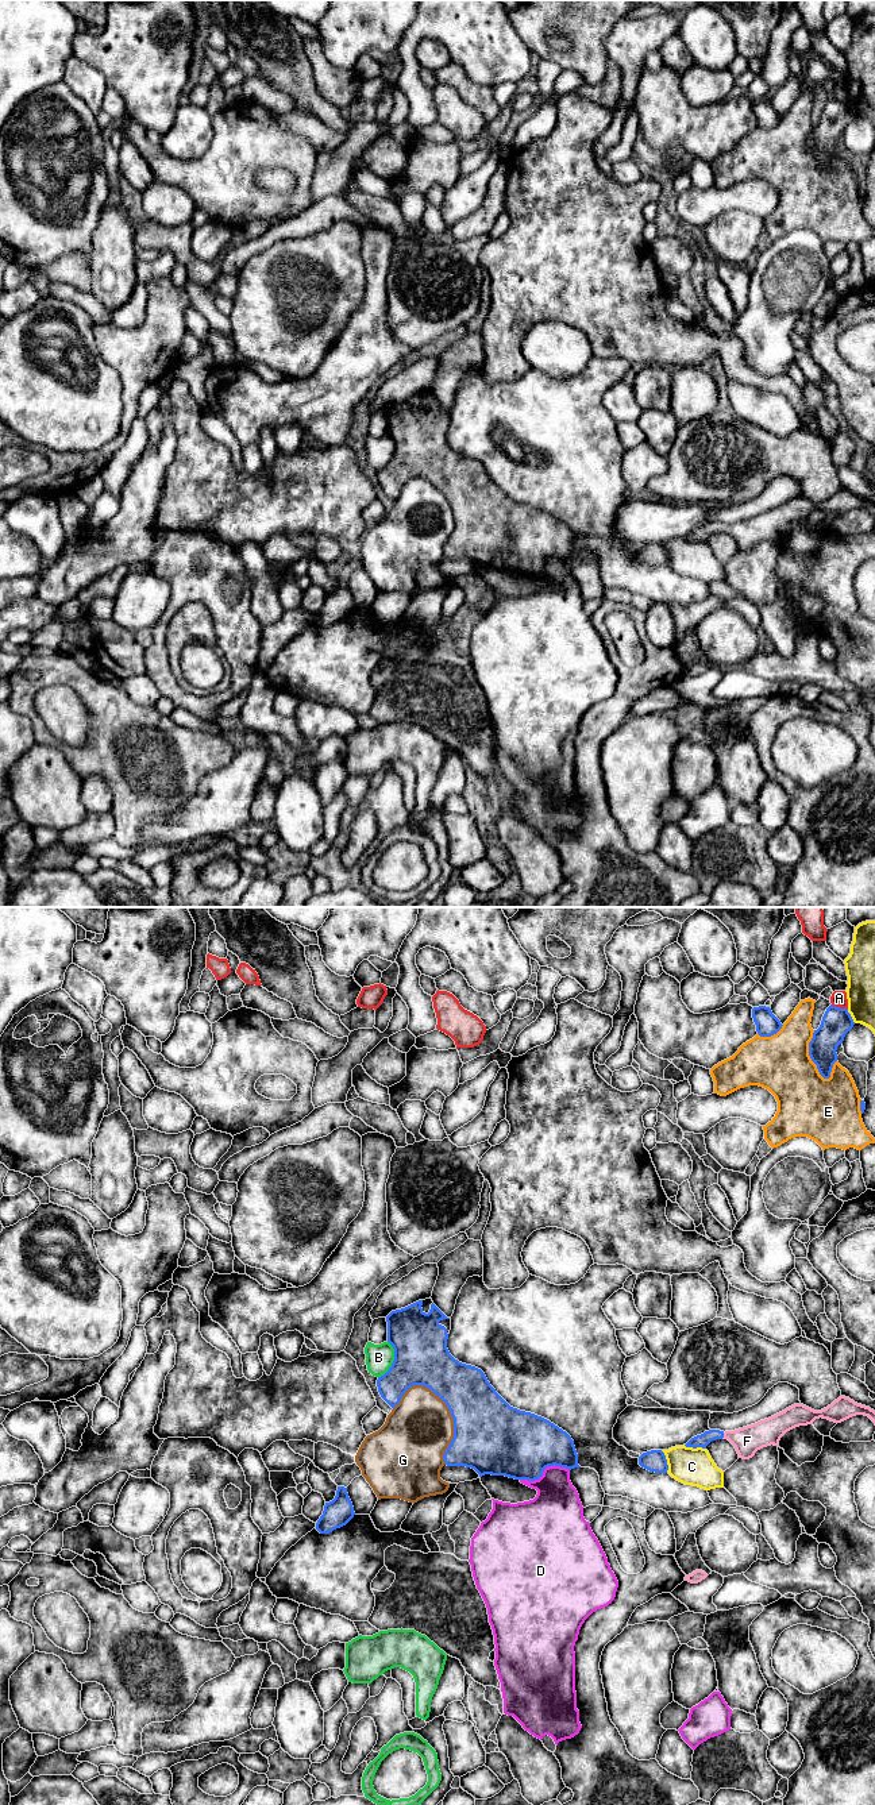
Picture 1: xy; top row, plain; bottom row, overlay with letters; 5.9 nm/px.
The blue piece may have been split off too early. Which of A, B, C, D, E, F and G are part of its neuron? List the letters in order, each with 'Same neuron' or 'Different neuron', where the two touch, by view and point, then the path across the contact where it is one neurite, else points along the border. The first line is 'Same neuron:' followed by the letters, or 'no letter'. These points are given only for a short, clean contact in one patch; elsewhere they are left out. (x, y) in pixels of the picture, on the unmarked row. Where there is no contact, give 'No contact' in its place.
Same neuron: F
A: Different neuron. Touches blue at xy (839, 100)
B: Different neuron. Touches blue at xy (394, 452)
C: Different neuron. Touches blue at xy (666, 554)
D: Different neuron. Touches blue at xy (543, 563)
E: Different neuron. Touches blue at xy (809, 147)
F: Same neuron. Touches blue at xy (723, 528). Path across: xy (704, 532), (709, 528), (723, 528), (732, 528), (747, 533)
G: Different neuron. Touches blue at xy (453, 510)

